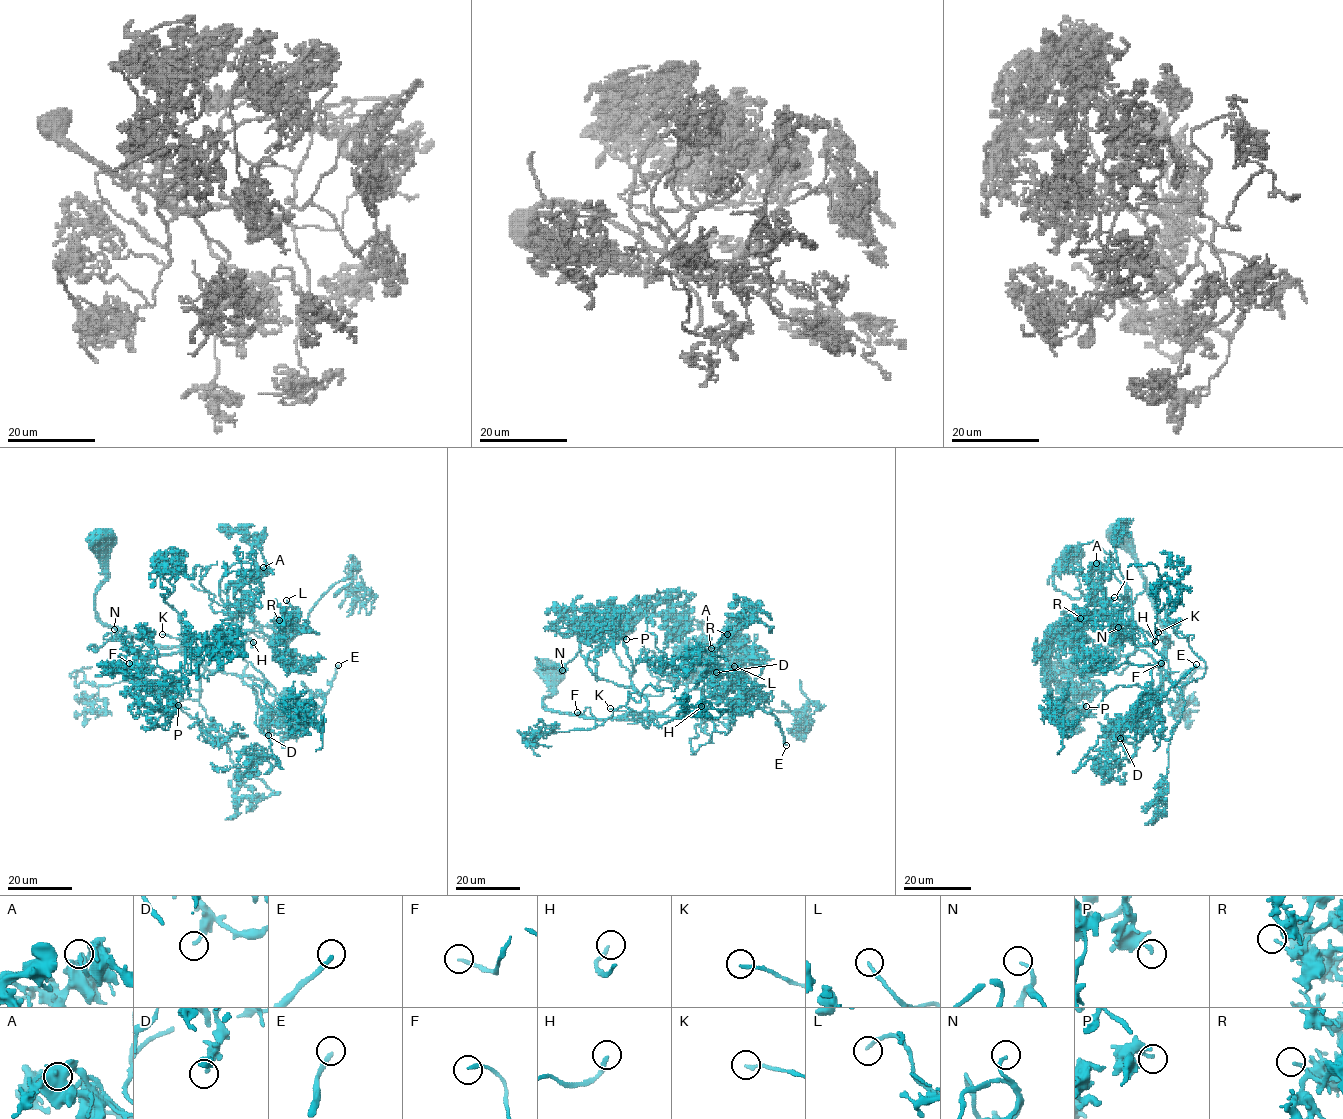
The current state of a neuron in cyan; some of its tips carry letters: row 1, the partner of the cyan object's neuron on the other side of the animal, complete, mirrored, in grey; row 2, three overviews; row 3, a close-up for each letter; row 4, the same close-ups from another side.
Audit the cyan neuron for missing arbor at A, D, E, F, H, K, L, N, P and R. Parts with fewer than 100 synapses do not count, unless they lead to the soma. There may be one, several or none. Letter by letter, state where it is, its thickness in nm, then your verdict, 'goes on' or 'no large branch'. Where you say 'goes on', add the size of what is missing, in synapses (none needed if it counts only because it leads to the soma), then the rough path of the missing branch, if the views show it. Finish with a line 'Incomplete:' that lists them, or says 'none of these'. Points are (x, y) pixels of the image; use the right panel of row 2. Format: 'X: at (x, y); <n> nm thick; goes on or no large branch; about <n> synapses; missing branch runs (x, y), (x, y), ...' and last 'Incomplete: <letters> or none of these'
A: at (1096, 563); 180 nm thick; no large branch
D: at (1120, 738); 170 nm thick; no large branch
E: at (1196, 664); 220 nm thick; no large branch
F: at (1161, 663); 170 nm thick; goes on; about 160 synapses; missing branch runs (1161, 663), (1162, 658), (1157, 658), (1160, 664), (1154, 671), (1159, 661)
H: at (1155, 641); 190 nm thick; no large branch
K: at (1158, 632); 160 nm thick; goes on; about 180 synapses; missing branch runs (1158, 632), (1167, 611), (1164, 596), (1154, 583)
L: at (1114, 597); 170 nm thick; no large branch
N: at (1118, 627); 160 nm thick; goes on; about 600 synapses; missing branch runs (1118, 627), (1112, 607), (1119, 604), (1119, 592), (1116, 584), (1110, 584), (1112, 578), (1113, 586)
P: at (1086, 706); 160 nm thick; no large branch
R: at (1080, 618); 160 nm thick; no large branch
Incomplete: F, K, N

